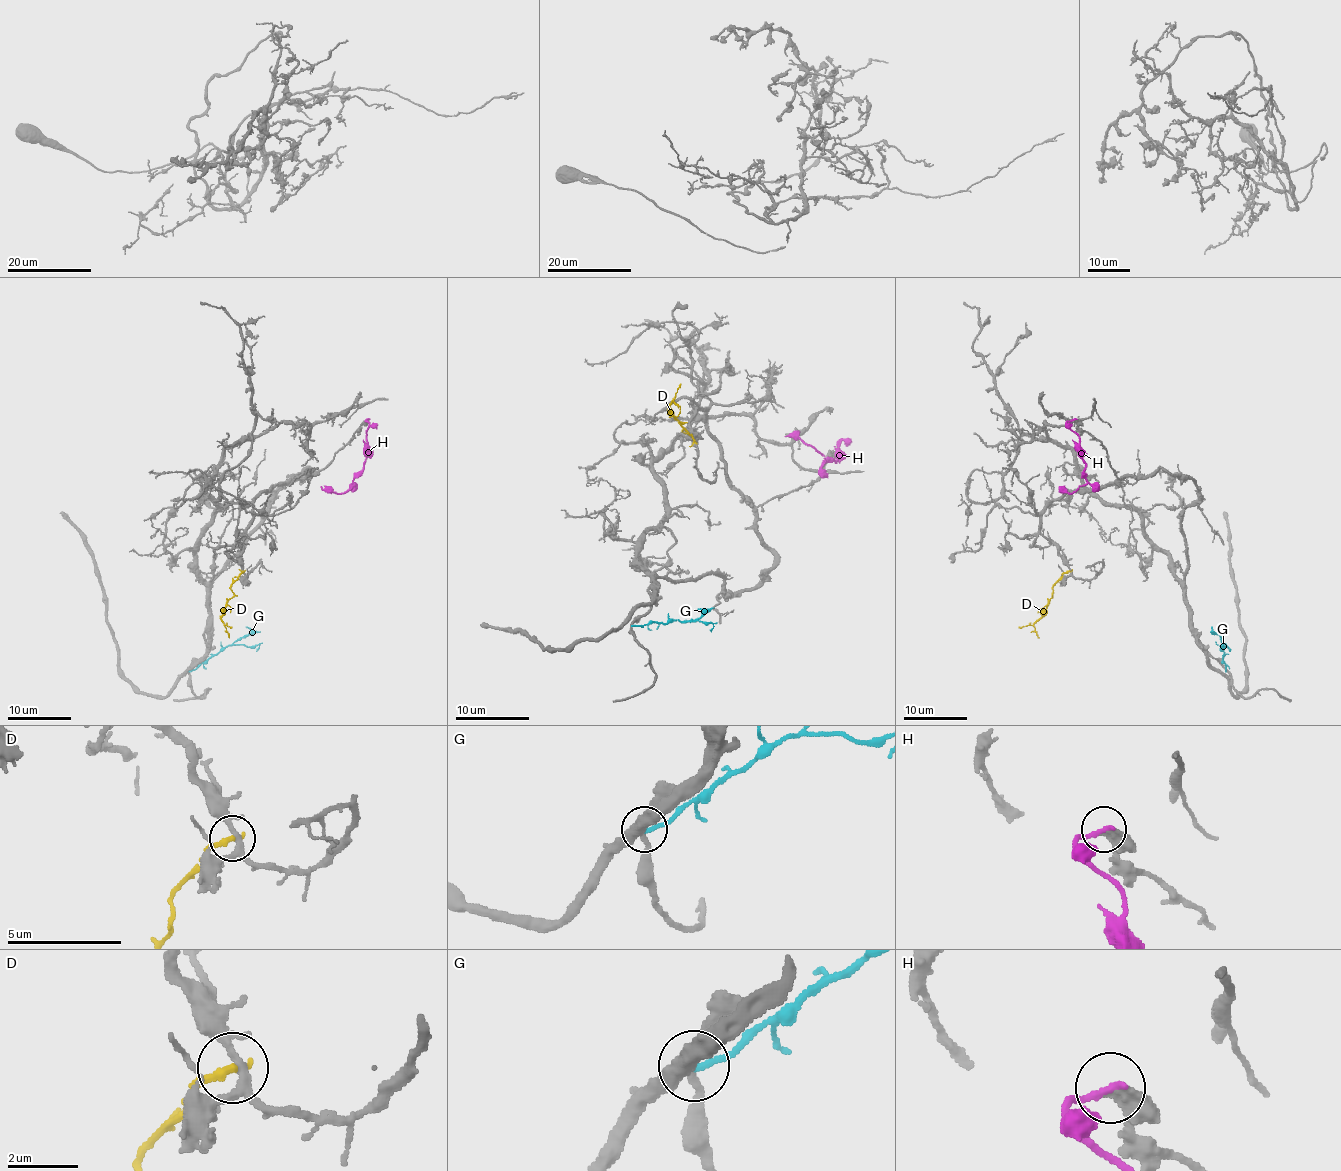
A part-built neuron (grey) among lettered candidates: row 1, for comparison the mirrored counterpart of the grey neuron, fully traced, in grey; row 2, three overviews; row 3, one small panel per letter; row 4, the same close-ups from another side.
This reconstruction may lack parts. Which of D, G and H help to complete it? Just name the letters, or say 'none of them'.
none of them

